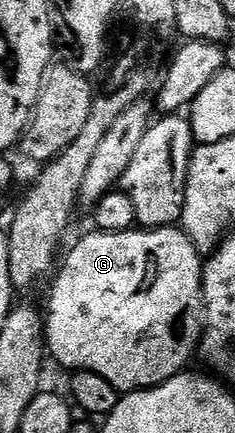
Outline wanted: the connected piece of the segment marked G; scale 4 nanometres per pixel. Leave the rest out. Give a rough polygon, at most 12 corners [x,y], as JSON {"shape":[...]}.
{"shape":[[179,226],[68,252],[46,352],[121,394],[179,376],[204,260]]}

